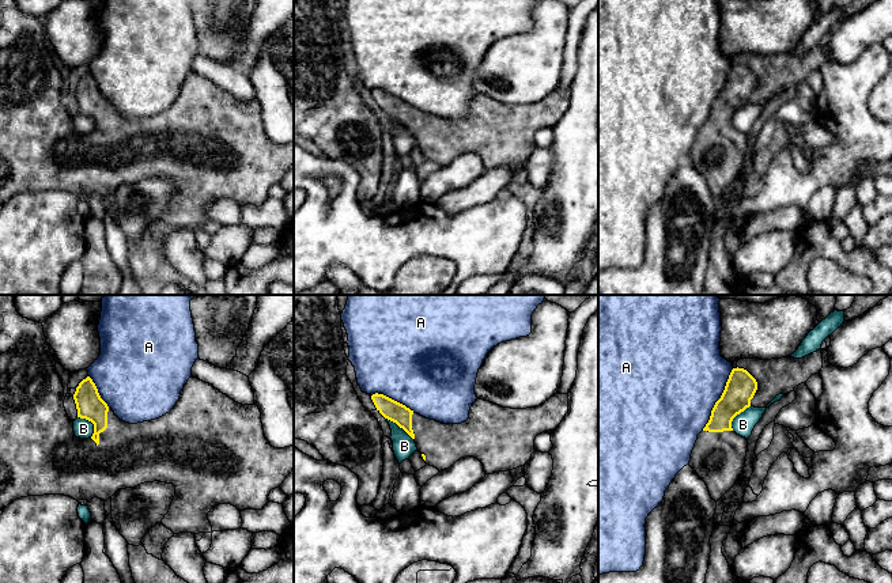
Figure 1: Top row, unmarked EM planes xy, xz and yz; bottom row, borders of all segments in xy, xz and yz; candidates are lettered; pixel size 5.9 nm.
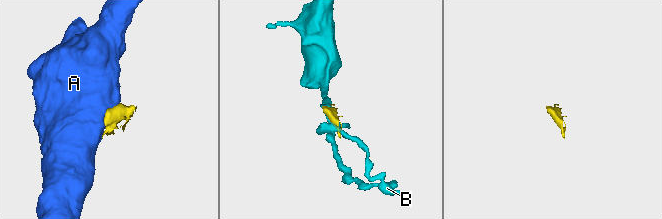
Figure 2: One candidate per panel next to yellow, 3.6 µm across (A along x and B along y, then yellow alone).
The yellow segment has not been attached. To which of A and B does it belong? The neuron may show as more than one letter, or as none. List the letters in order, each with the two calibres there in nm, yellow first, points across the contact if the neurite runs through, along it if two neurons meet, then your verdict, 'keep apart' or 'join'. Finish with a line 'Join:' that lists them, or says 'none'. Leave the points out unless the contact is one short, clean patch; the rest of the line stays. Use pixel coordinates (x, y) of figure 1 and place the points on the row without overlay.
A: calibres 180 and 480 nm; keep apart
B: calibres 160 and 120 nm; keep apart
Join: none

